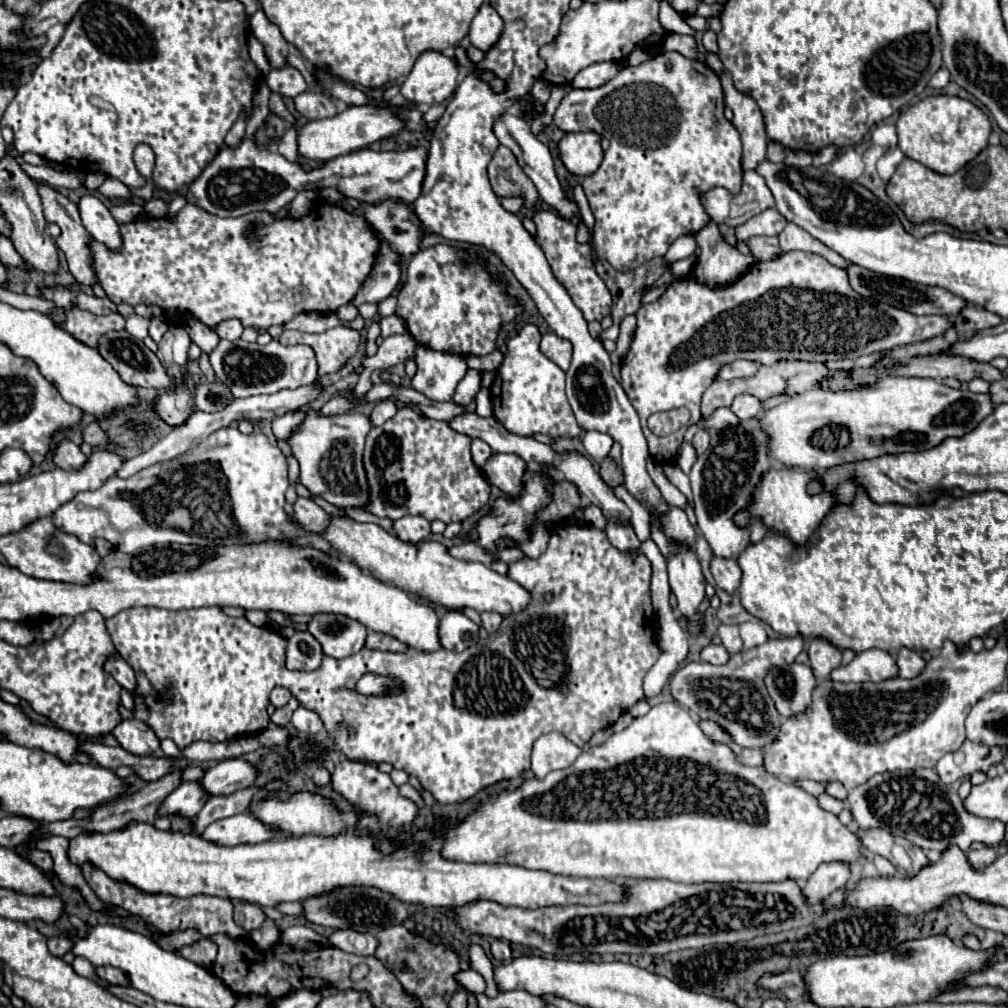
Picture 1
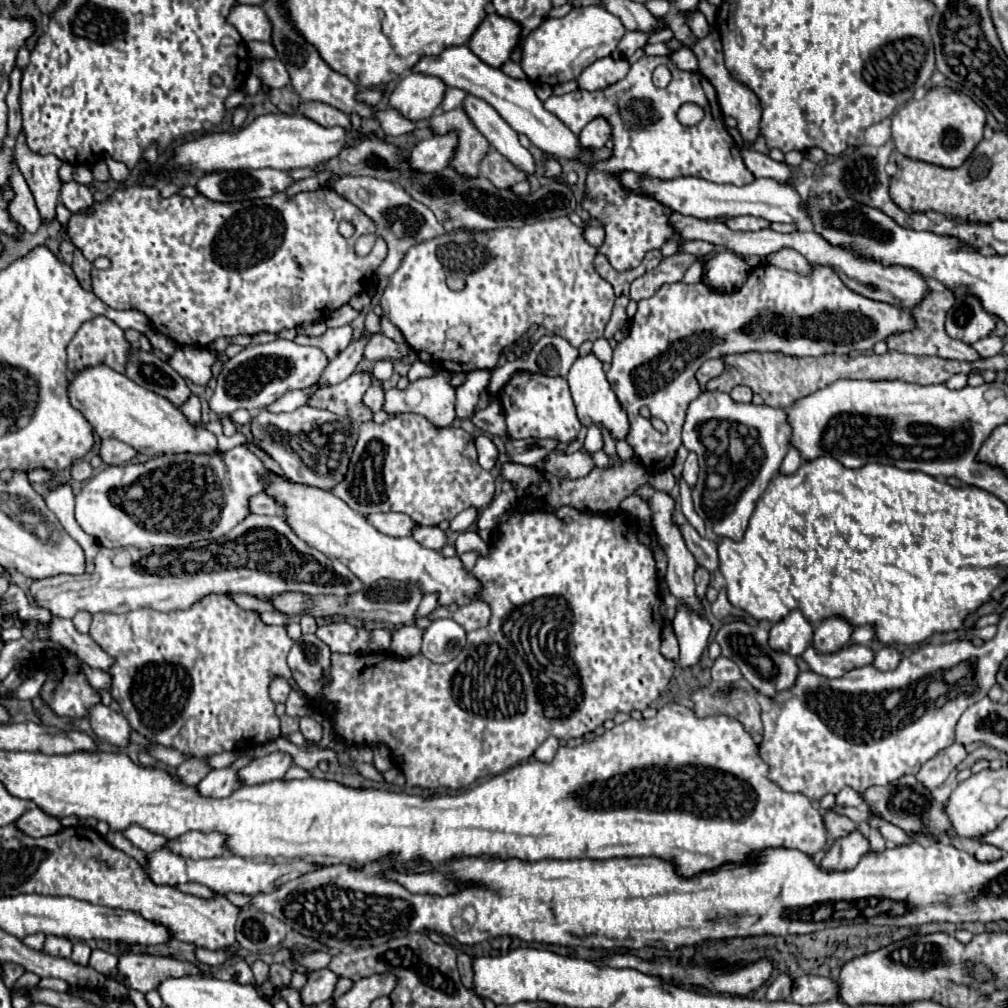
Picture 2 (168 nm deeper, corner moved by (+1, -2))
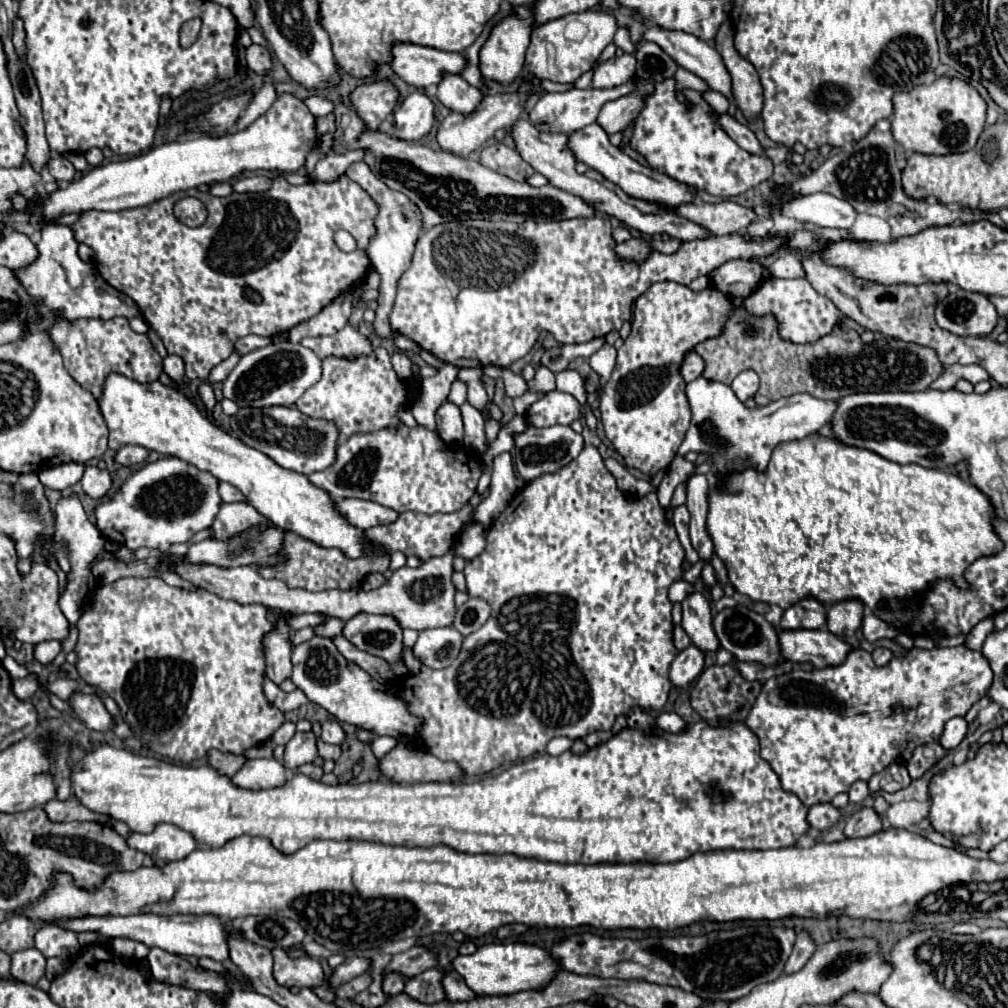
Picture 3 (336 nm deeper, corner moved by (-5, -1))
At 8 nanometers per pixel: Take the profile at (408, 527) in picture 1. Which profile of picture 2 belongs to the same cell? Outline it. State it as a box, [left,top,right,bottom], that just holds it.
[366,513,416,537]

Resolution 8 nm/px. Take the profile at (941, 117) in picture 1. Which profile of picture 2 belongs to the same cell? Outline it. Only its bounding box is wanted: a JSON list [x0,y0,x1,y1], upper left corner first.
[890,87,984,167]

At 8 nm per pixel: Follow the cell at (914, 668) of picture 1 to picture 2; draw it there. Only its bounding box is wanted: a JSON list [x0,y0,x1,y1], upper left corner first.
[874,647,900,671]

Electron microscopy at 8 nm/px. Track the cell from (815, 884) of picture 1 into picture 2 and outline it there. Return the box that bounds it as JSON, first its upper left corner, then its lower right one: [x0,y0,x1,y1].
[820,829,870,871]

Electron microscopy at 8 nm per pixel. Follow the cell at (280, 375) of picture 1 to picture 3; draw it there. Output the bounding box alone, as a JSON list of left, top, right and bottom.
[222,340,322,408]

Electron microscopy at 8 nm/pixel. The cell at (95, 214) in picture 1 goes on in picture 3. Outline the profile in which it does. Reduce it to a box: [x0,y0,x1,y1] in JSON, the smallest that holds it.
[48,156,76,182]

